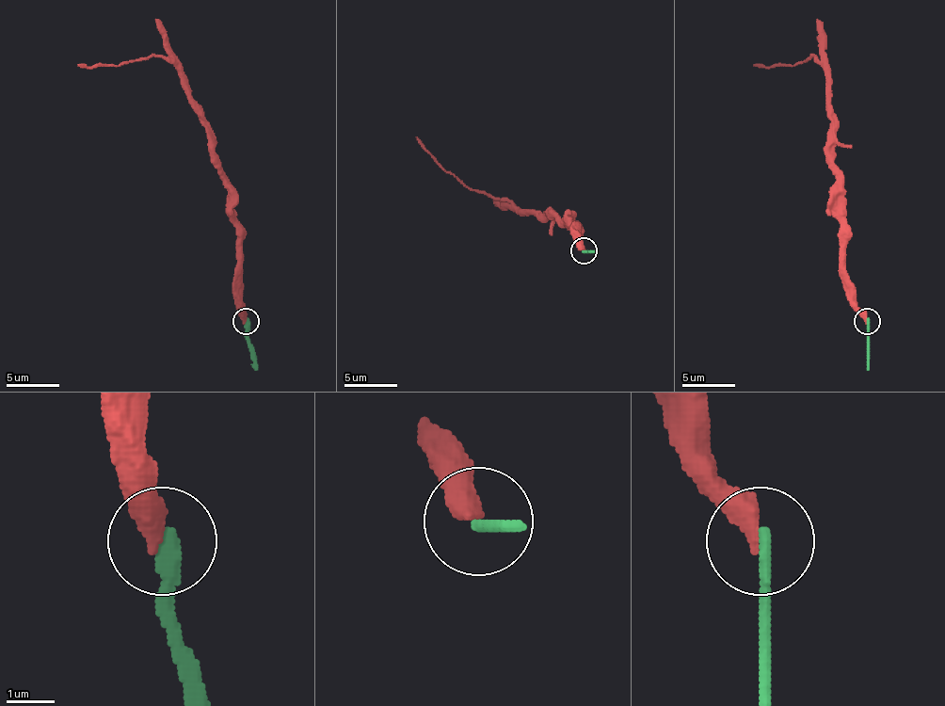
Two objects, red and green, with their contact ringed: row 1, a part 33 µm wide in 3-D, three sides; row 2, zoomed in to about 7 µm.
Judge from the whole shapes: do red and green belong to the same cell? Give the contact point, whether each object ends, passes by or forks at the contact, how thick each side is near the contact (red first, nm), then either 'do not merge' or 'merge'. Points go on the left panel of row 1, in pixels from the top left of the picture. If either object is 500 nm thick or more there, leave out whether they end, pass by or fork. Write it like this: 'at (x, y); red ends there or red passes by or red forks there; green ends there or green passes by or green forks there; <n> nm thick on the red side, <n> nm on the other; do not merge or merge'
at (246, 321); red ends there; green ends there; 440 nm thick on the red side, 340 nm on the other; merge

